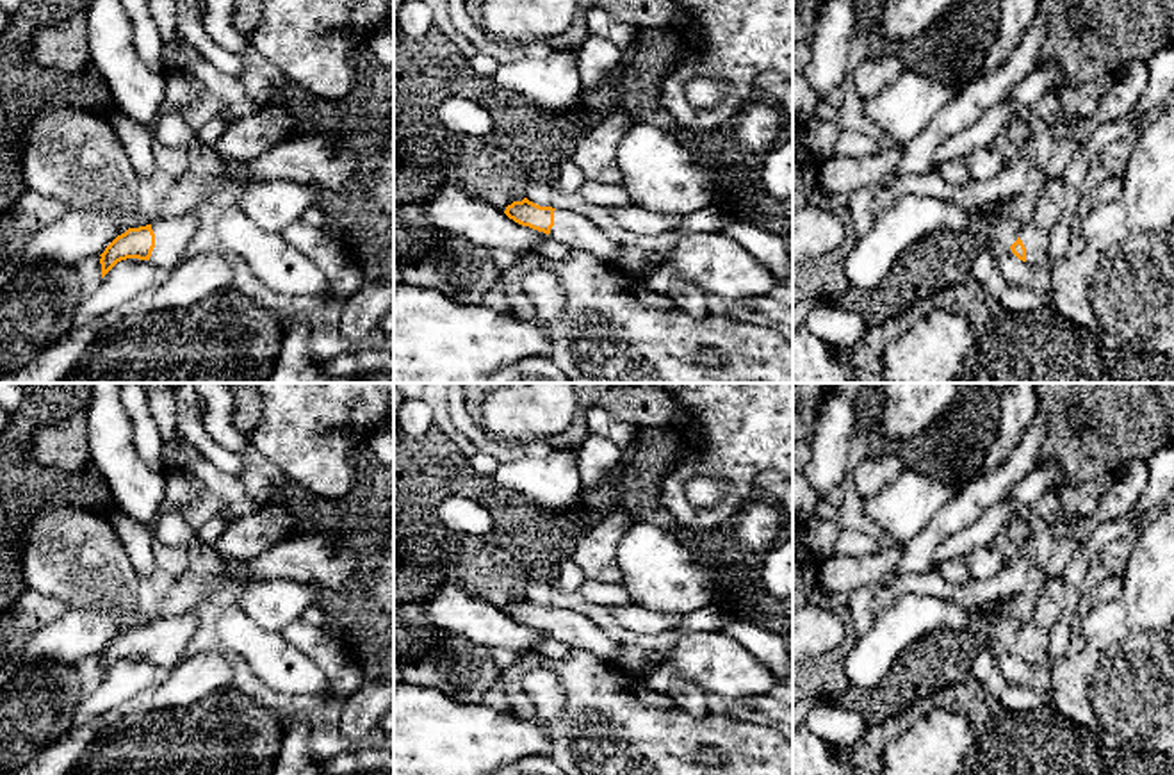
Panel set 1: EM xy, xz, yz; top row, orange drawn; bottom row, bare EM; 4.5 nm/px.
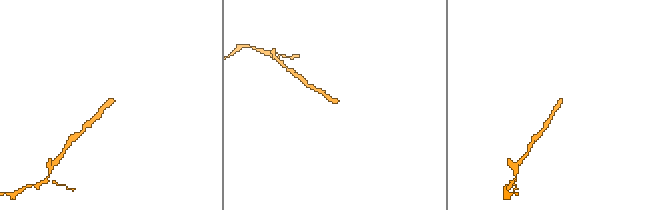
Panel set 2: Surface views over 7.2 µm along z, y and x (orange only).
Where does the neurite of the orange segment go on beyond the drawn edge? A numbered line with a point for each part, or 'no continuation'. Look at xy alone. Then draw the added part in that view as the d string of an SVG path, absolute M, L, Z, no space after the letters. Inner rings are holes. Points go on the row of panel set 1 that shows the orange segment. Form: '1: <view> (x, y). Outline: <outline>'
1: xy (171, 236). Outline: M189 212L151 223L155 248L148 262L173 271L183 260L183 253L194 237L198 223Z

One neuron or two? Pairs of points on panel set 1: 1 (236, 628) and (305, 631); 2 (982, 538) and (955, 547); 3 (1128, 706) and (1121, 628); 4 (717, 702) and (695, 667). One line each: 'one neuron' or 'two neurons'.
1: two neurons
2: one neuron
3: two neurons
4: two neurons

